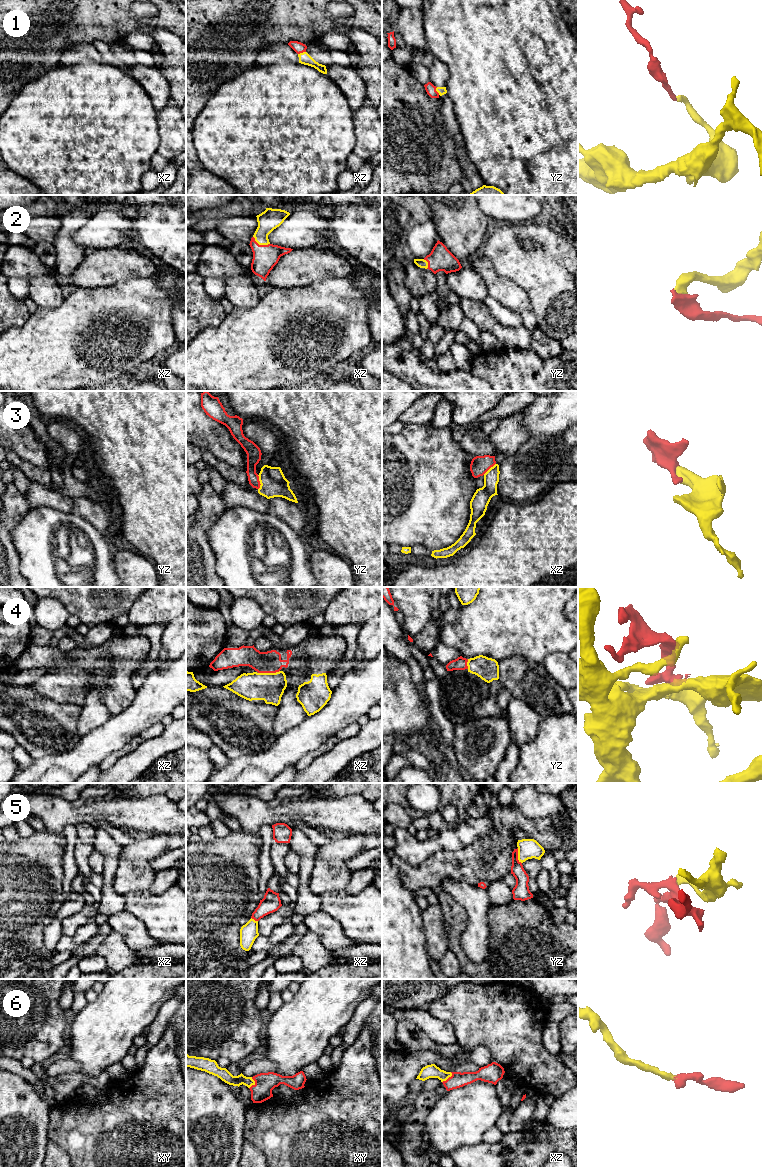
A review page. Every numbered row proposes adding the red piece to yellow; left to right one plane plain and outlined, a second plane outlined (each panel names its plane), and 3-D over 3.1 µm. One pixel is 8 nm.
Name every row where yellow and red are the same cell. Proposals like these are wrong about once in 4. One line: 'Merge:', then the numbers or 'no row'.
Merge: 1, 2, 3, 4, 6

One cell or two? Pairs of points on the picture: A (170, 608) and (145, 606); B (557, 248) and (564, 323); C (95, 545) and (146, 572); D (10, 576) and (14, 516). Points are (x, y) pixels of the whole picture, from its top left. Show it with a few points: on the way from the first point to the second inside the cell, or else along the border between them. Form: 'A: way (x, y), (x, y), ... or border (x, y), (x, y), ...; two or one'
A: way (164, 606), (151, 606); one
B: way (557, 267), (557, 304); one
C: border (113, 550), (114, 570), (119, 576); two
D: way (10, 561), (10, 531); one

